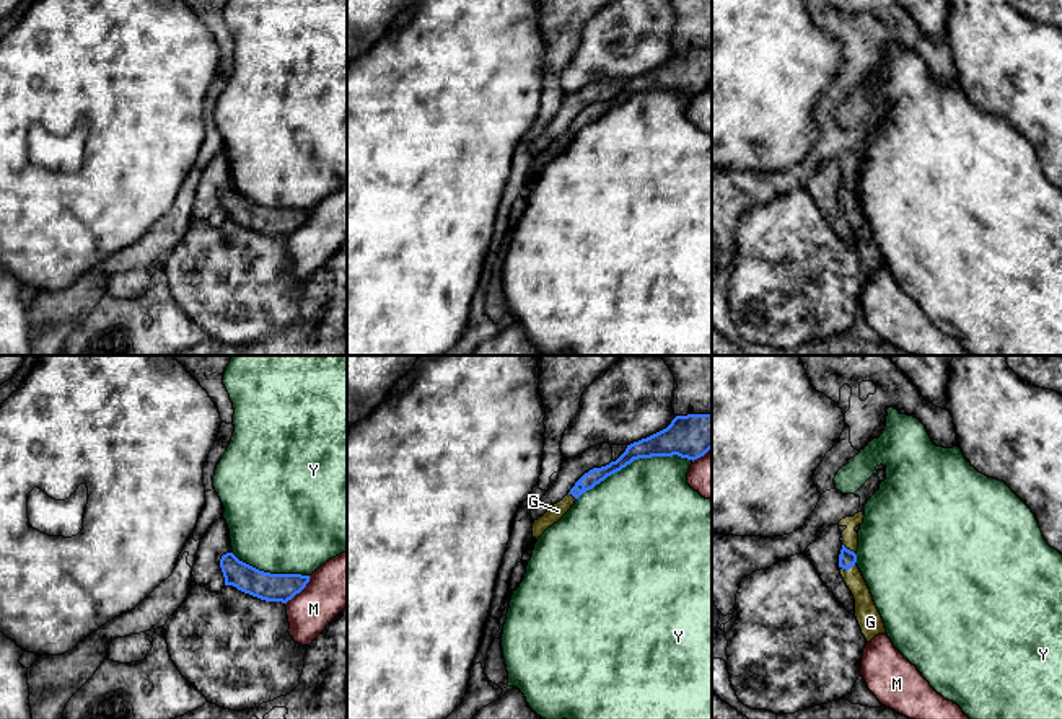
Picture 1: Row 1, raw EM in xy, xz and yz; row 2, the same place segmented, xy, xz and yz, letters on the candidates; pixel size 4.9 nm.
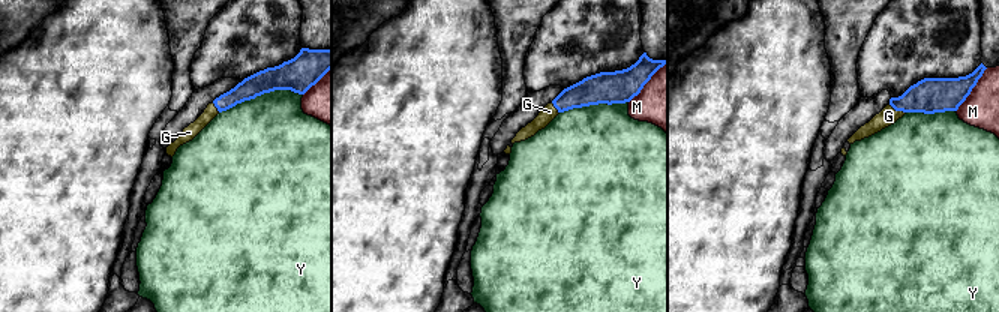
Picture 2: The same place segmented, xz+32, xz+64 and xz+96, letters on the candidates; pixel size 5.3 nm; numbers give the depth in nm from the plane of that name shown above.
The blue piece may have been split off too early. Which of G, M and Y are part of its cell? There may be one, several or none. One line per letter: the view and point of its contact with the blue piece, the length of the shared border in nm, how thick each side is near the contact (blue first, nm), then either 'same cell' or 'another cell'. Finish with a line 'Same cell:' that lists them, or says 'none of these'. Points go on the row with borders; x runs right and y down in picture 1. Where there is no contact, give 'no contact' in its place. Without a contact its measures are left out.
G: contact yz (847, 569); length 80 nm; calibres 90 and 120 nm; same cell
M: contact xy (300, 591); length 190 nm; calibres 140 and 260 nm; another cell
Y: contact xz (634, 458); length 600 nm; calibres 170 and 460 nm; another cell
Same cell: G

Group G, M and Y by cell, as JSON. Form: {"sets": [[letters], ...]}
{"sets": [["G"], ["M"], ["Y"]]}

